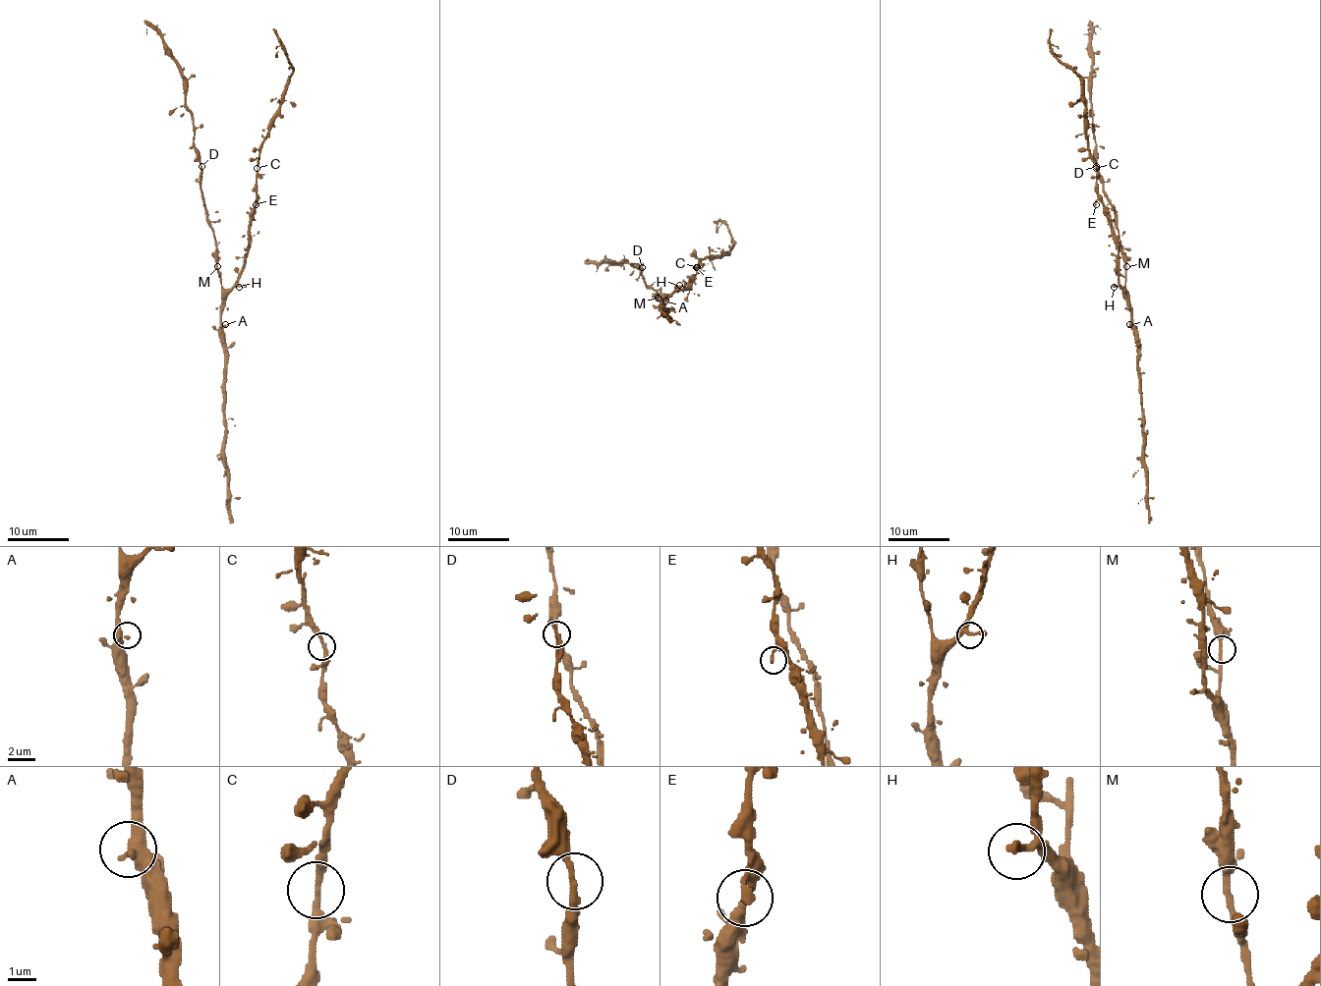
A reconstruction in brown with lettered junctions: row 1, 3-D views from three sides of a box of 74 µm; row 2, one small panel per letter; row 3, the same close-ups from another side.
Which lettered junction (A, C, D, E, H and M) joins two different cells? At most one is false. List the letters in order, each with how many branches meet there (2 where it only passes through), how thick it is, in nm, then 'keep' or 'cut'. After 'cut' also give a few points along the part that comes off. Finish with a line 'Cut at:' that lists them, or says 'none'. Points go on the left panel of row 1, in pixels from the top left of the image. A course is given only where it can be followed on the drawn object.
A: 2 branches meet; 240 nm thick; keep
C: 2 branches meet; 260 nm thick; keep
D: 2 branches meet; 260 nm thick; keep
E: 1 branches meet; 300 nm thick; keep
H: 2 branches meet; 280 nm thick; keep
M: 2 branches meet; 280 nm thick; keep
Cut at: none

